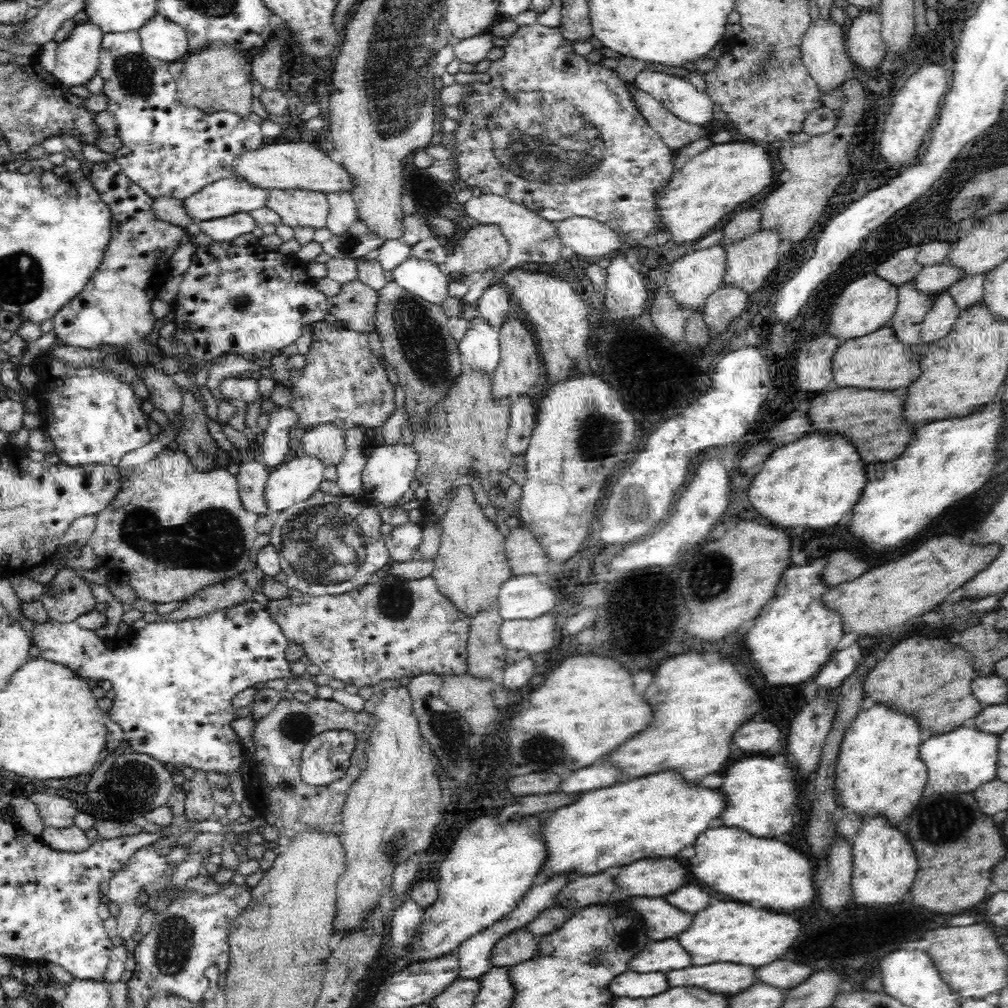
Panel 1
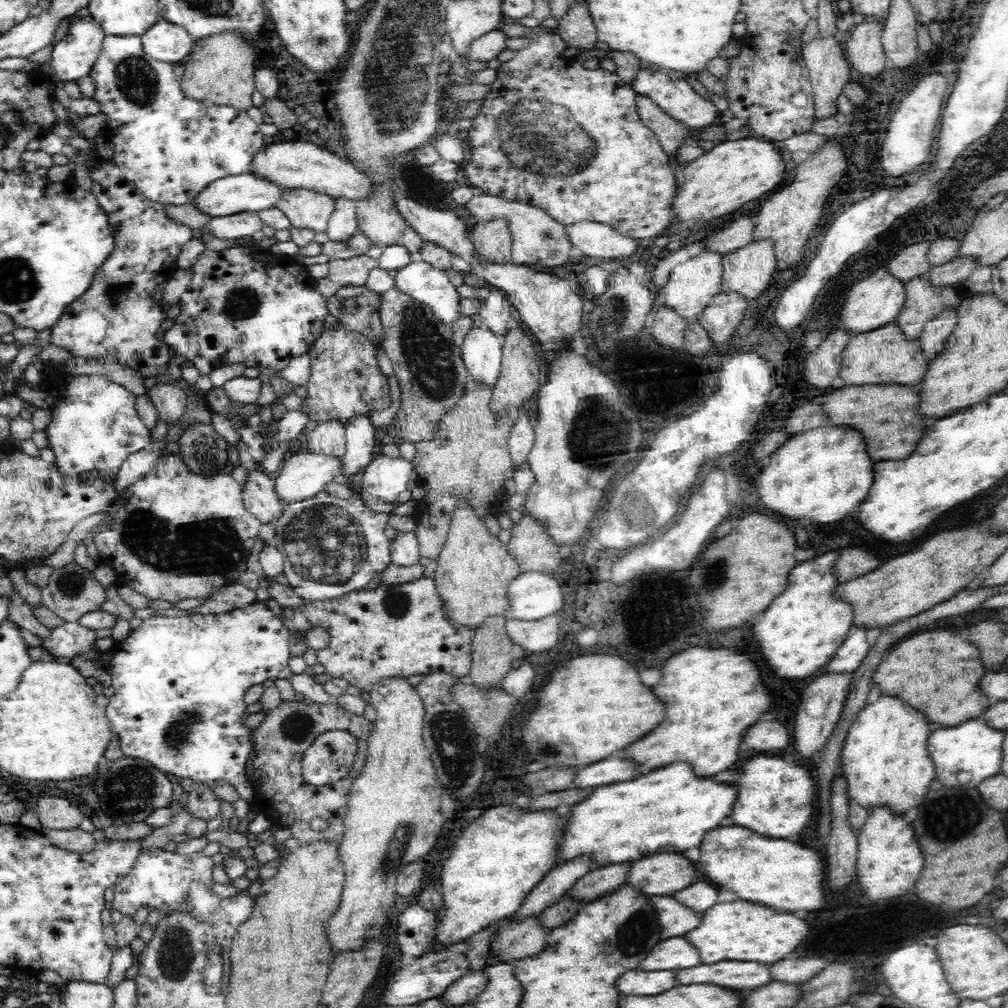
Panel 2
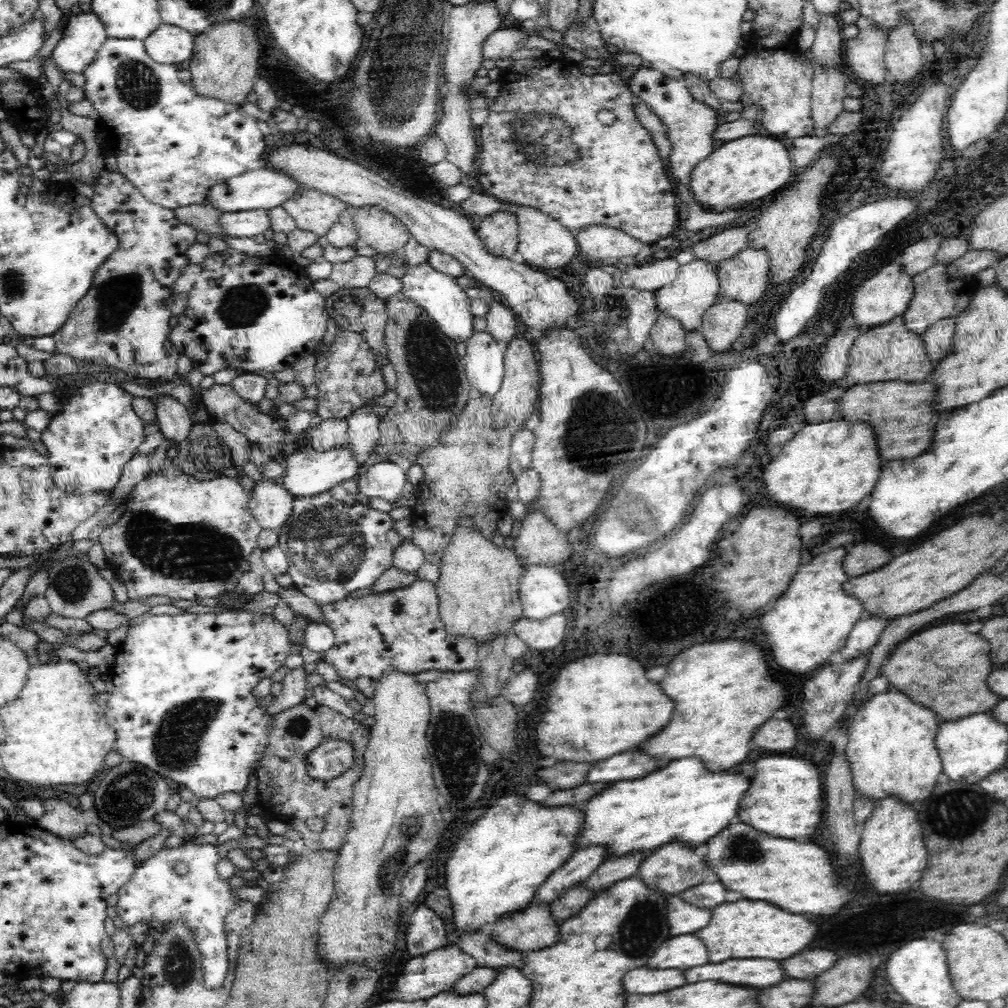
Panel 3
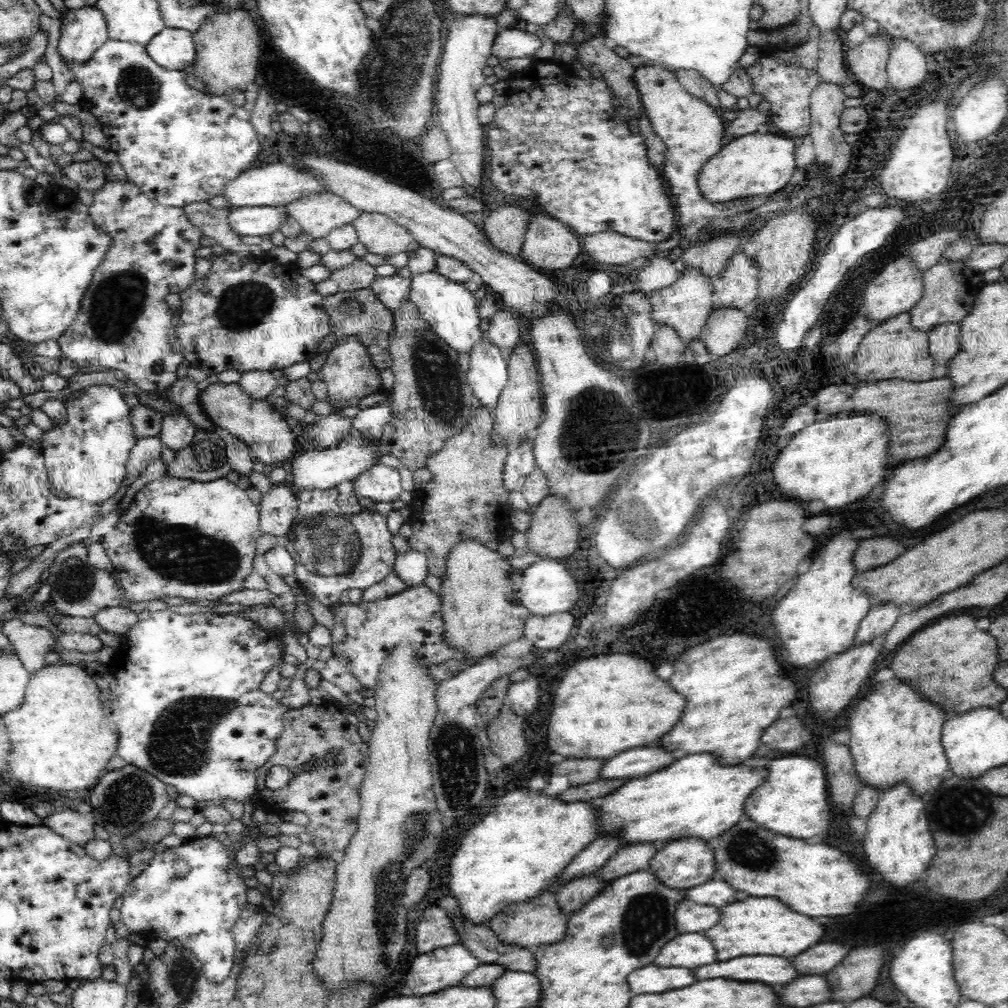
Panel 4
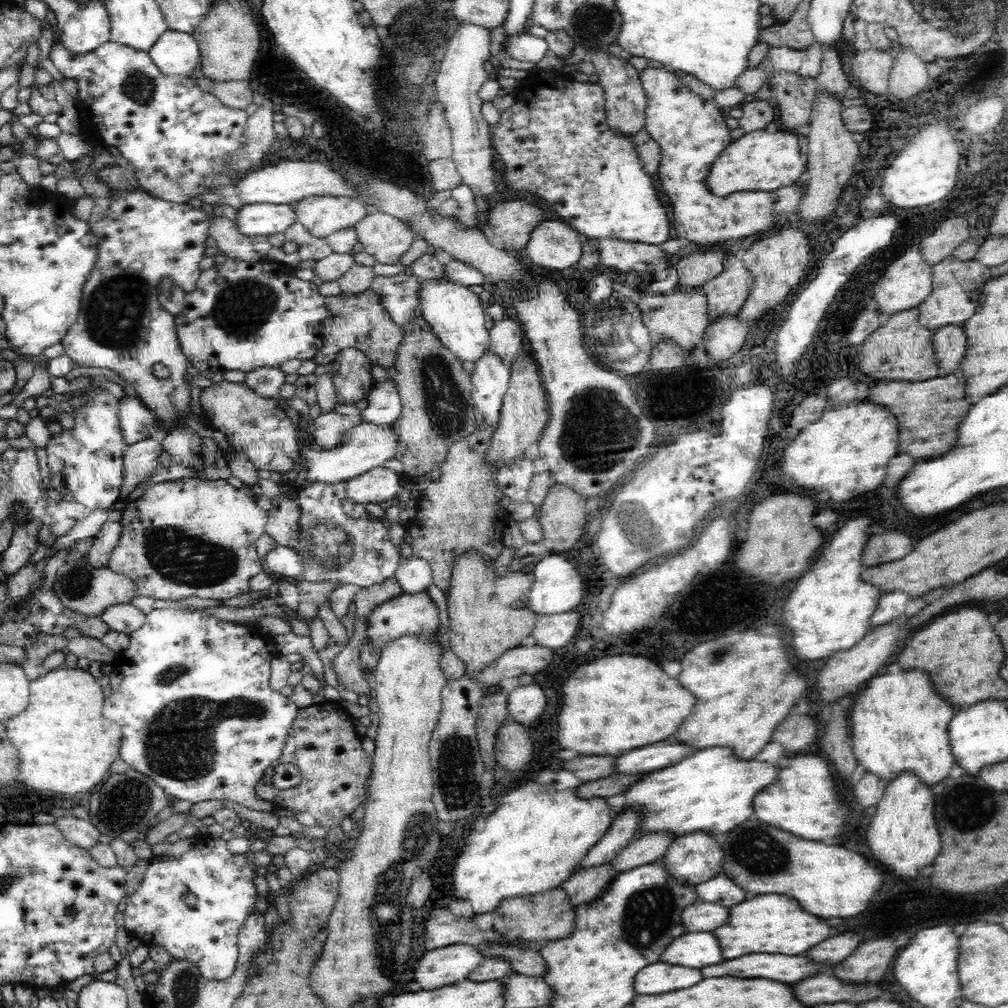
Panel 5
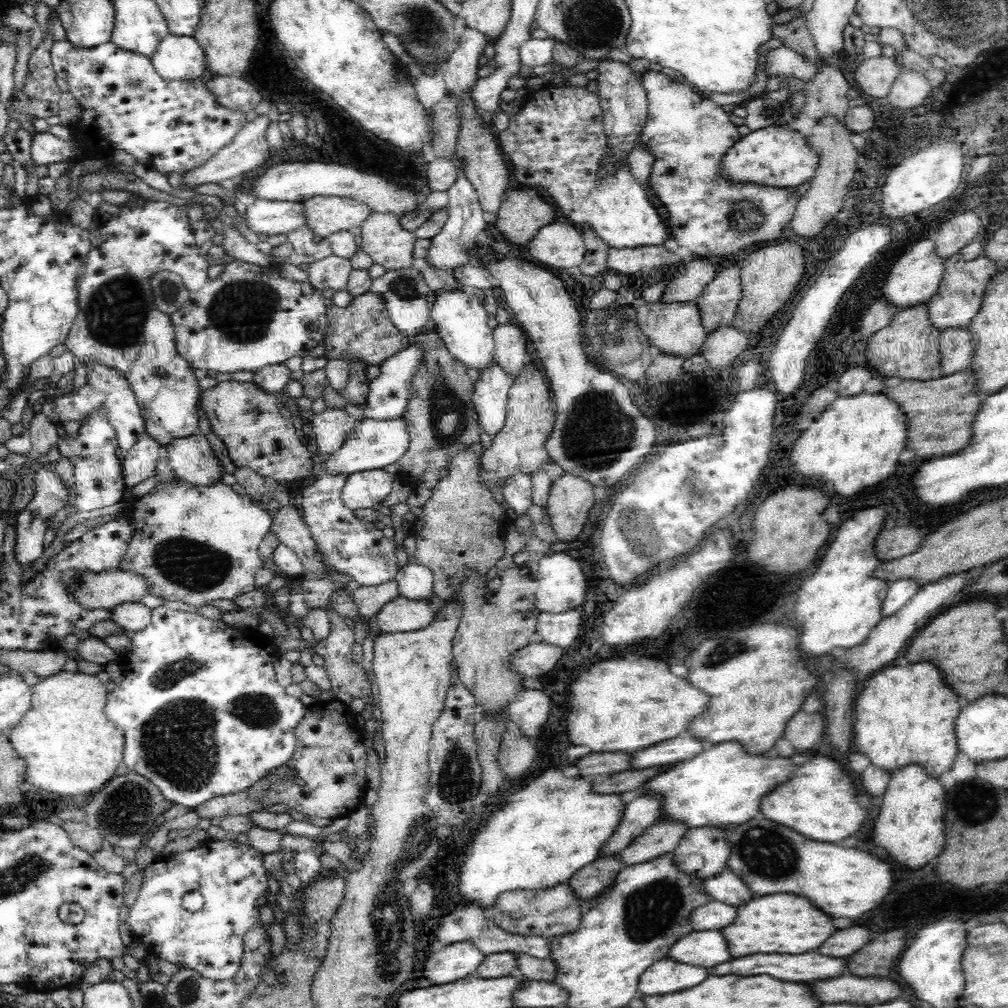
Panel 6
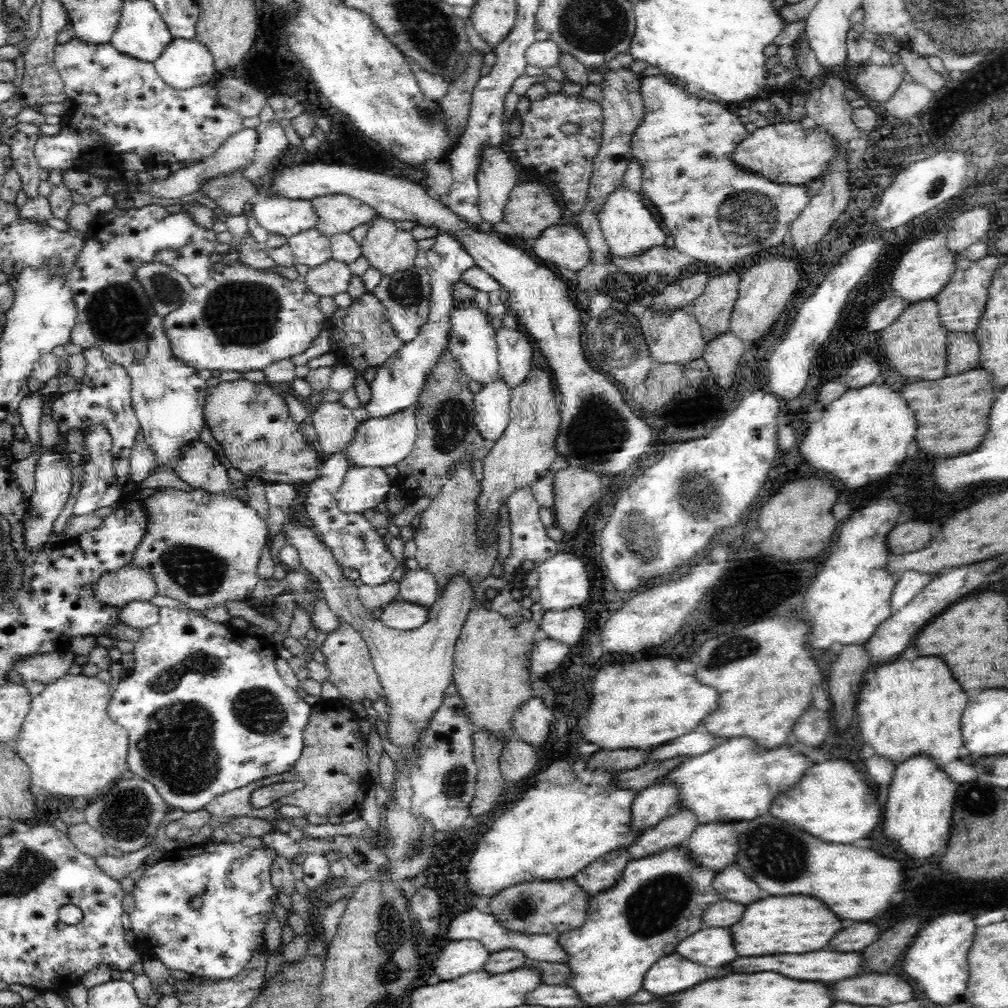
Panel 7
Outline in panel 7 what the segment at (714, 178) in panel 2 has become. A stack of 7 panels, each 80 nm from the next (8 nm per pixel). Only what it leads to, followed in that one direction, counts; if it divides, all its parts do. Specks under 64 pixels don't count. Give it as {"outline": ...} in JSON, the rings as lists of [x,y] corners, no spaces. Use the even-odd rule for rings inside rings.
{"outline":[[[798,121],[782,122],[757,128],[732,152],[732,162],[745,173],[768,178],[781,185],[801,185],[824,175],[828,162],[836,154],[836,139],[821,128],[803,128]]]}

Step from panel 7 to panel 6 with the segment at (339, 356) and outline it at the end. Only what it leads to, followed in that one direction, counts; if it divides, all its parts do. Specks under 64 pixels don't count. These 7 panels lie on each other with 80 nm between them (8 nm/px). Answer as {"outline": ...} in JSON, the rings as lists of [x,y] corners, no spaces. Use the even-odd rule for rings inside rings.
{"outline":[[[364,292],[355,296],[347,307],[335,305],[332,299],[325,302],[328,328],[324,338],[324,357],[328,360],[359,357],[368,365],[380,366],[387,358],[409,346],[409,339],[392,324],[384,301],[377,294]]]}

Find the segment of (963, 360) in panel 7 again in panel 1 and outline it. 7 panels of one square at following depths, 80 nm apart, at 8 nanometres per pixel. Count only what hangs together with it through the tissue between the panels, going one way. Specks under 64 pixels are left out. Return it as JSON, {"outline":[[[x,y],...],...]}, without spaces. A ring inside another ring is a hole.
{"outline":[[[947,291],[938,293],[930,312],[922,320],[921,342],[925,342],[925,344],[938,342],[940,338],[948,335],[952,326],[956,324],[959,312],[960,308],[951,294],[948,294]]]}

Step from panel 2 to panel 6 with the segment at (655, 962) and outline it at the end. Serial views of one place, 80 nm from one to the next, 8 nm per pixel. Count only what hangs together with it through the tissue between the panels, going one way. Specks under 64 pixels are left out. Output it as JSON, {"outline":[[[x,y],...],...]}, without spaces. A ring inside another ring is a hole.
{"outline":[[[693,930],[684,938],[677,939],[670,948],[670,958],[704,968],[728,962],[728,950],[724,950],[724,934],[720,934],[720,930]]]}

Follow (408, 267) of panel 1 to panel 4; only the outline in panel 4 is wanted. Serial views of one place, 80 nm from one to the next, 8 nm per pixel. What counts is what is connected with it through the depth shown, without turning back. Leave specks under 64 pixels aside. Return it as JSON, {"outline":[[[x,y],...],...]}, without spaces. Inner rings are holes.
{"outline":[[[422,272],[422,274],[413,274],[409,279],[408,294],[410,300],[419,308],[422,318],[432,327],[434,334],[439,336],[452,350],[460,354],[468,354],[477,340],[485,335],[480,329],[480,315],[478,314],[478,299],[474,297],[474,292],[466,289],[463,284],[452,282],[449,278],[434,272]]]}

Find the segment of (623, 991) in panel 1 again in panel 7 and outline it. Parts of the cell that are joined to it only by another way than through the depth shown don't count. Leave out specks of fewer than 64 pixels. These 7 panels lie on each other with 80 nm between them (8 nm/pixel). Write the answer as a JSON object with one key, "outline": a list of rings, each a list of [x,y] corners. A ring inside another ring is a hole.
{"outline":[[[670,954],[658,960],[644,978],[644,988],[652,994],[666,996],[680,990],[688,990],[708,978],[708,968],[680,958],[680,954]]]}

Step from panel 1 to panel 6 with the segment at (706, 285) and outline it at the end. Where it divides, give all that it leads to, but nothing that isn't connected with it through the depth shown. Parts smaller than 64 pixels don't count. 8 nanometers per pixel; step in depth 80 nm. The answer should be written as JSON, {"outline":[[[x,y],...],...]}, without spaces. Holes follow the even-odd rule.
{"outline":[[[644,299],[632,302],[637,308],[637,321],[650,344],[658,348],[660,354],[668,356],[694,356],[701,354],[701,348],[706,340],[702,318],[699,315],[699,305],[696,299],[664,301],[648,303]]]}

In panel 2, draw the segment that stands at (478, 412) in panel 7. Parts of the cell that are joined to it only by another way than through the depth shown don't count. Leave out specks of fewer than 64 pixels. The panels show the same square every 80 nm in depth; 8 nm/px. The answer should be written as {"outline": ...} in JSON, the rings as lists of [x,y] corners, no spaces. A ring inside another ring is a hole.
{"outline":[[[484,326],[467,332],[461,353],[471,381],[487,383],[490,387],[496,383],[501,370],[504,338]]]}

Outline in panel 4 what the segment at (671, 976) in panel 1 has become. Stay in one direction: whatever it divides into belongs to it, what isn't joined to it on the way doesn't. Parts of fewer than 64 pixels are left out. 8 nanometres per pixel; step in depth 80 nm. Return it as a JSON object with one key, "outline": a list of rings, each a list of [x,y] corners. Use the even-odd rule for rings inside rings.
{"outline":[[[752,956],[752,958],[732,958],[726,962],[714,962],[694,970],[698,980],[706,978],[732,978],[744,982],[766,982],[766,984],[786,984],[796,978],[788,958],[772,956]]]}

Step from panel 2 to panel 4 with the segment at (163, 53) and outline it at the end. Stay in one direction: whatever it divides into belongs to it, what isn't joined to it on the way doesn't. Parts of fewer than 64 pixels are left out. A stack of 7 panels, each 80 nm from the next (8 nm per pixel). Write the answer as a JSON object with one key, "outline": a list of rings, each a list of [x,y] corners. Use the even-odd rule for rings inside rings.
{"outline":[[[165,27],[149,40],[146,48],[154,62],[167,67],[168,70],[184,73],[191,70],[196,61],[197,51],[193,33],[188,30]]]}

